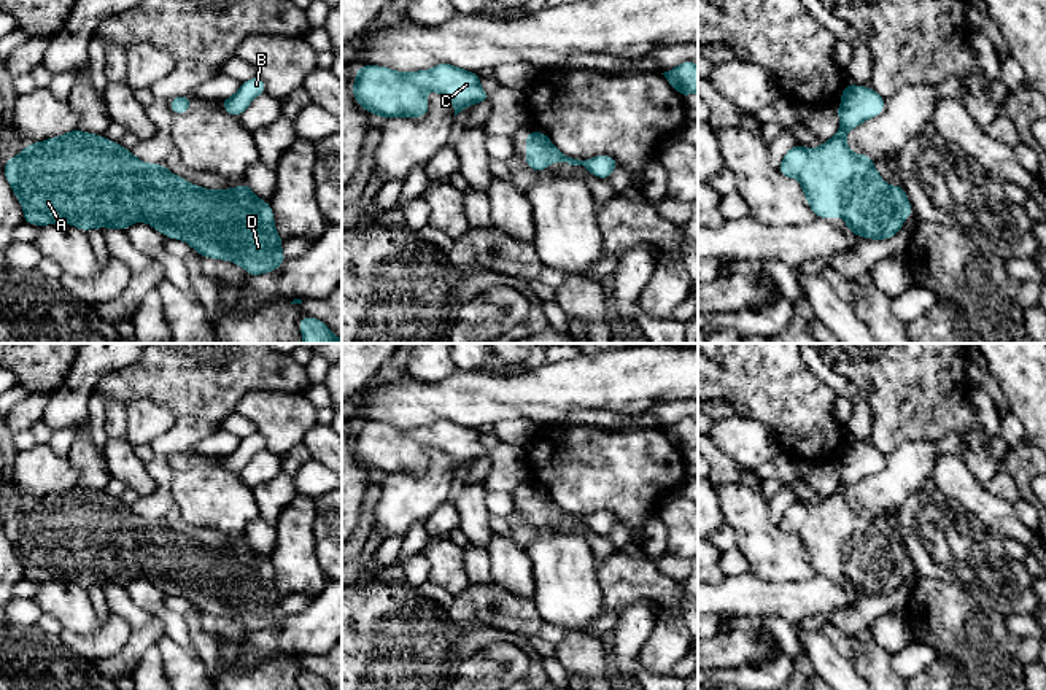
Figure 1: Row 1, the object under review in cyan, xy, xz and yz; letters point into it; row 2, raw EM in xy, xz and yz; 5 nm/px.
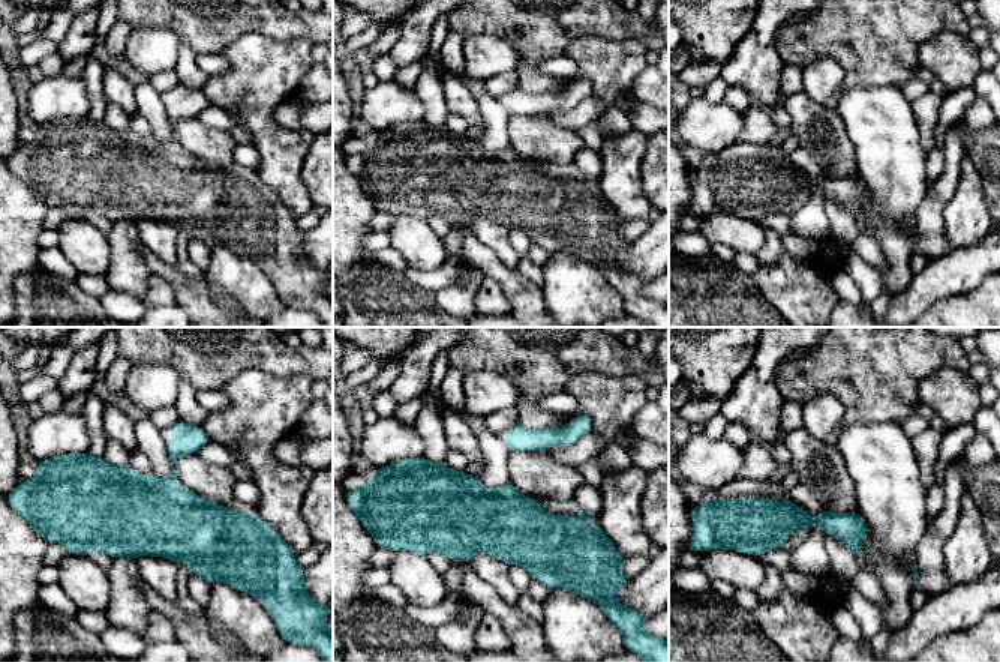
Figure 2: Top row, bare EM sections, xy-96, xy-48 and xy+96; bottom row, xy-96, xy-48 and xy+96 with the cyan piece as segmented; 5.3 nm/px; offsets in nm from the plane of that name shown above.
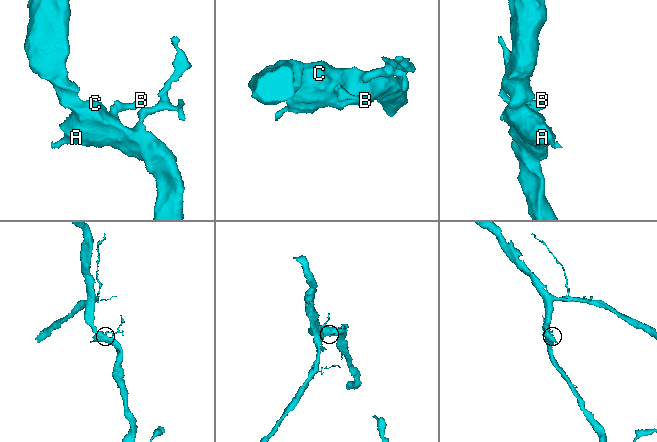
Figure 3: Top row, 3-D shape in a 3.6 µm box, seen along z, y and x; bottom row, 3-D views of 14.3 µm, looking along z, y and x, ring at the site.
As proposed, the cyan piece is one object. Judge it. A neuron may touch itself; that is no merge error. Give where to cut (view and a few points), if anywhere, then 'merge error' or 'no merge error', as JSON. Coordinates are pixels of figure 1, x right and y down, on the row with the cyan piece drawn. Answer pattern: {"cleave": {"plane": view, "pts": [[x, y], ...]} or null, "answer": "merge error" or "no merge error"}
{"cleave": null, "answer": "no merge error"}

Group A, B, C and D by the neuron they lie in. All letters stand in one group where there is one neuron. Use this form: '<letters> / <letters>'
A B C D

